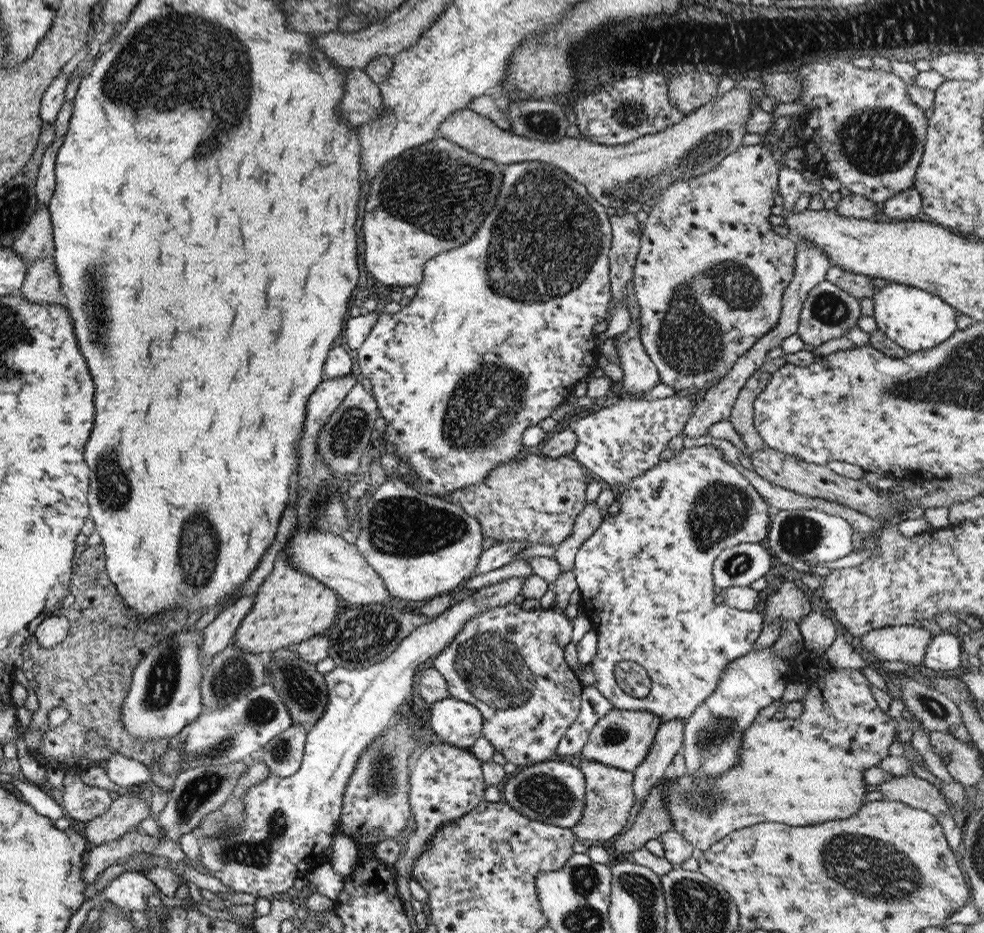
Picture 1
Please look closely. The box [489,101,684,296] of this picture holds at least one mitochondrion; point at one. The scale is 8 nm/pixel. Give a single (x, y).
(545, 123)

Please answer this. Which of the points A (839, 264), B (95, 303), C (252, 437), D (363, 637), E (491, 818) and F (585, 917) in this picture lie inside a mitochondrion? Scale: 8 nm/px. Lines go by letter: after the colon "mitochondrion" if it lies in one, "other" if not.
A: other
B: mitochondrion
C: other
D: mitochondrion
E: other
F: mitochondrion

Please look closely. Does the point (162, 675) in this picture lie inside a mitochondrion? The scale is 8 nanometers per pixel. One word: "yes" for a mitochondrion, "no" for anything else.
yes

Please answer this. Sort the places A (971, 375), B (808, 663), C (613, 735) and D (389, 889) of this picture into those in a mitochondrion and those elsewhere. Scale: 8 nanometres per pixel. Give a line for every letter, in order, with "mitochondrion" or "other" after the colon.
A: mitochondrion
B: other
C: mitochondrion
D: other

